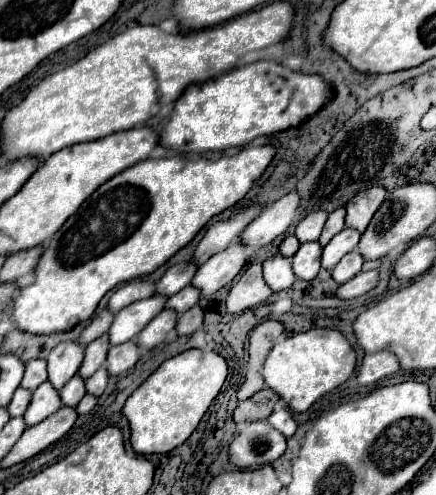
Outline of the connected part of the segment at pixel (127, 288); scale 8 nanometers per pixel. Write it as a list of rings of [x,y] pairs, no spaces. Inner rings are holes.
[[[130,281],[126,285],[122,285],[118,291],[114,291],[114,295],[108,301],[108,311],[110,313],[118,313],[120,309],[124,309],[126,305],[140,301],[140,299],[148,299],[154,295],[154,283],[150,281]]]

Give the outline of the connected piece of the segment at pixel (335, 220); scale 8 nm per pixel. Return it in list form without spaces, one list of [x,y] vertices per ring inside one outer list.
[[[340,207],[340,209],[336,209],[336,211],[330,213],[330,217],[328,217],[326,225],[324,225],[324,231],[322,231],[320,239],[318,239],[318,243],[320,243],[322,247],[326,247],[326,245],[330,243],[330,239],[344,229],[344,215],[346,215],[344,207]]]

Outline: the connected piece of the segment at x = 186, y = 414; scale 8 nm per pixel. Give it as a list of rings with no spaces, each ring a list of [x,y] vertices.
[[[204,349],[184,351],[164,361],[126,401],[124,415],[132,429],[132,449],[140,455],[170,453],[182,445],[200,419],[208,411],[214,397],[220,393],[228,375],[228,365],[222,355]]]

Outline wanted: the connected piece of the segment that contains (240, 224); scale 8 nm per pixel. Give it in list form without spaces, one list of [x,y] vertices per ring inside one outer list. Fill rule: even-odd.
[[[250,207],[244,213],[228,219],[228,221],[220,221],[208,227],[208,231],[204,233],[202,241],[198,243],[196,251],[194,251],[194,263],[196,267],[204,265],[212,255],[220,253],[222,249],[226,249],[232,241],[236,241],[240,237],[240,233],[244,231],[244,227],[262,211],[262,207]]]

